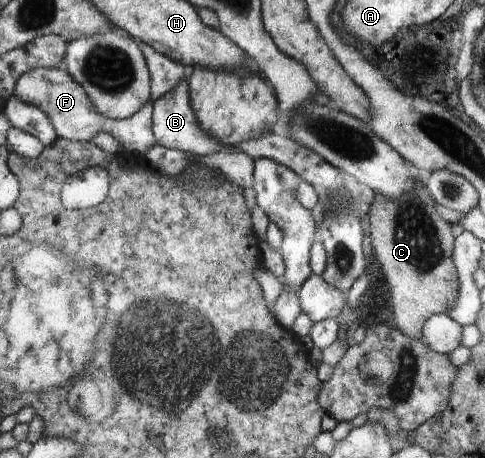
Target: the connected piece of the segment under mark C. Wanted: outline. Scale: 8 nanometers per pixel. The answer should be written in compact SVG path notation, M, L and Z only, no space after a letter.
M416 182L408 193L404 192L398 199L395 199L394 201L388 201L380 195L375 195L373 204L370 206L367 216L364 218L365 231L369 236L372 248L371 262L375 265L376 268L378 268L380 276L382 276L382 278L387 282L387 287L389 288L390 308L391 313L393 314L394 326L408 338L416 339L417 341L422 340L421 330L424 322L426 322L426 319L430 318L432 315L446 315L446 310L457 297L458 290L457 272L451 259L453 237L450 233L450 225L437 213L436 208L437 206L431 200L431 196L428 194L428 191L418 182Z

